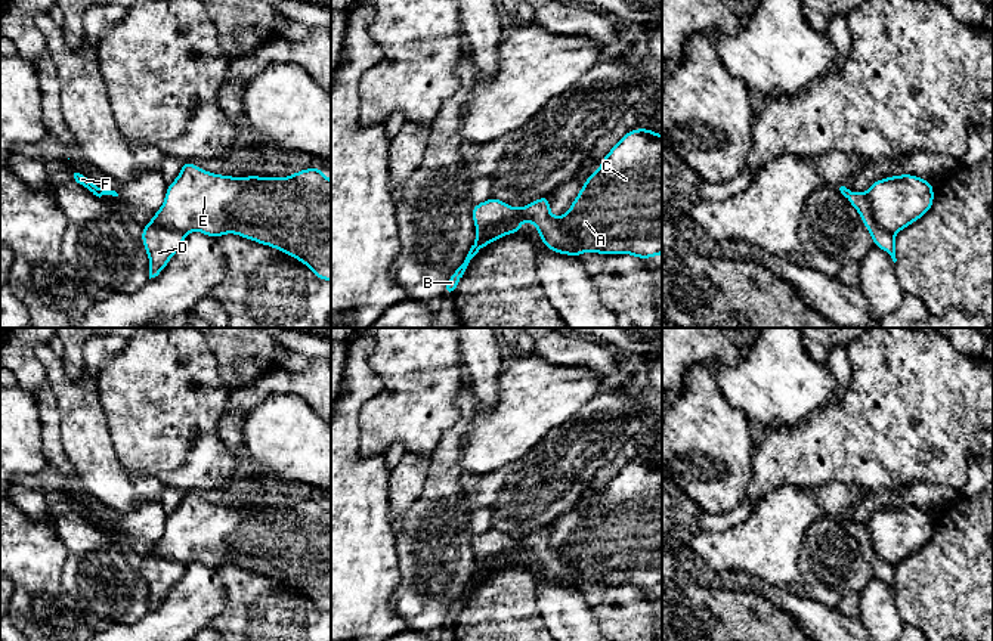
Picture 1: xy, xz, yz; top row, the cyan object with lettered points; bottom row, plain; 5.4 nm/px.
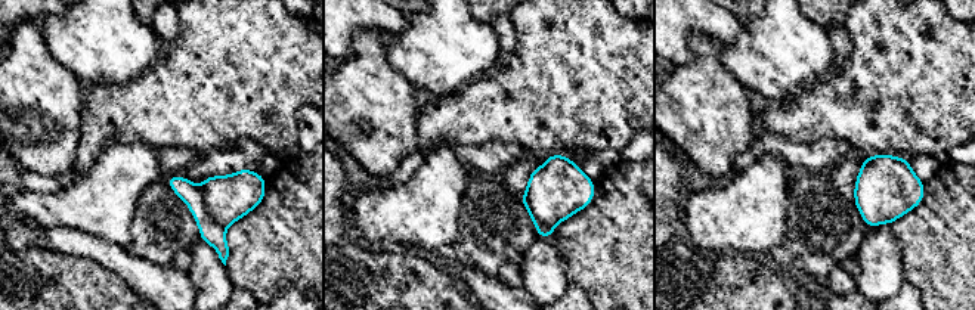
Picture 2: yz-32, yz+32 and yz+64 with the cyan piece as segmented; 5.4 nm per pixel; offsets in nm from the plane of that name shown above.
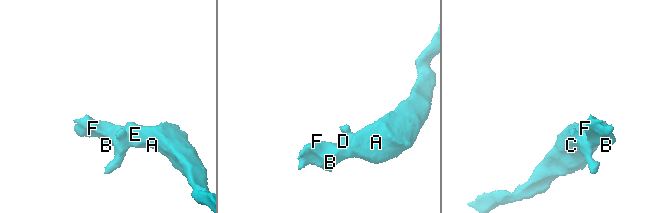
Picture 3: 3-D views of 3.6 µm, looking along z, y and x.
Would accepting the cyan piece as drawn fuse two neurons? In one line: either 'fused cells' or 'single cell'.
fused cells

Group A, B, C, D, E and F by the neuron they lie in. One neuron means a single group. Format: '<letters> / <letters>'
A B C E F / D

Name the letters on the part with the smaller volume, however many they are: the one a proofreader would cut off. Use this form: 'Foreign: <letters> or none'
Foreign: D

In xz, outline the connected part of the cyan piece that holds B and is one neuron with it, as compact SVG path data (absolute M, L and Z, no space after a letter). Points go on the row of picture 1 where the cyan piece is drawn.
M634 128L603 157L601 165L588 176L562 216L550 213L550 195L541 196L516 210L514 217L476 233L464 263L449 276L445 295L454 292L470 260L488 244L508 235L520 233L520 224L529 220L539 232L541 242L551 251L579 258L581 253L607 256L631 254L649 260L662 254L662 136L650 128Z

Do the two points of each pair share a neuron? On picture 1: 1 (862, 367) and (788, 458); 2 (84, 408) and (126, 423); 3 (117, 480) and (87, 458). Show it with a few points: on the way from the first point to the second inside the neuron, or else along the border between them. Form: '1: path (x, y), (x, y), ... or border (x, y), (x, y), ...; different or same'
1: path (862, 392), (813, 440); same
2: border (96, 381), (99, 403), (114, 449); different
3: path (110, 480), (95, 465); same

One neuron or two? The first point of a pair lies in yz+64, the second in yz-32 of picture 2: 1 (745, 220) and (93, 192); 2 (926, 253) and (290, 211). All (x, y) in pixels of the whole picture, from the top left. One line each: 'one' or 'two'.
1: one
2: one

